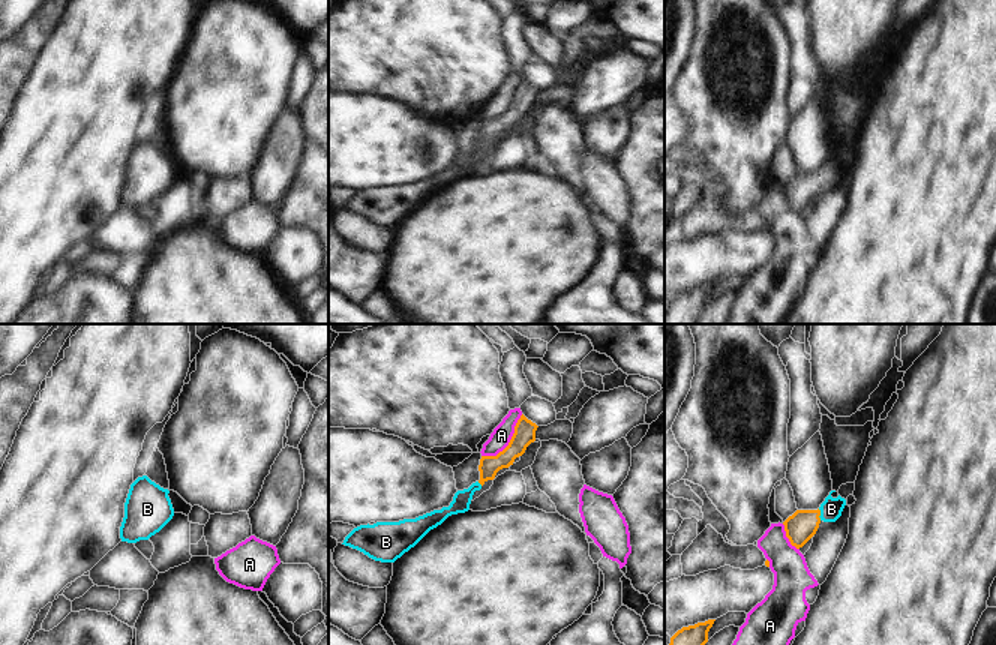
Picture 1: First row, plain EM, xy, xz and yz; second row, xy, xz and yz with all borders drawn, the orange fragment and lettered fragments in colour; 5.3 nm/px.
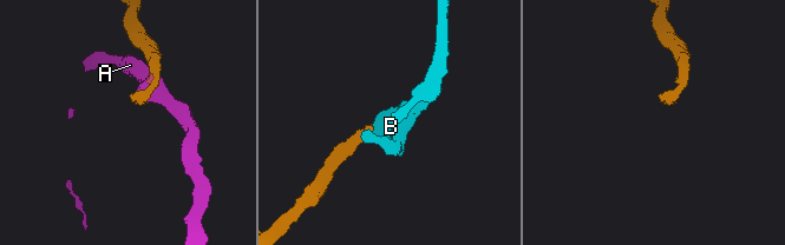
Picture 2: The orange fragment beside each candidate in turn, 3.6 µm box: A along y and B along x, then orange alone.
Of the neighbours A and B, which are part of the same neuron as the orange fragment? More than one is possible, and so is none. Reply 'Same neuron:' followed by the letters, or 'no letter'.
Same neuron: B

